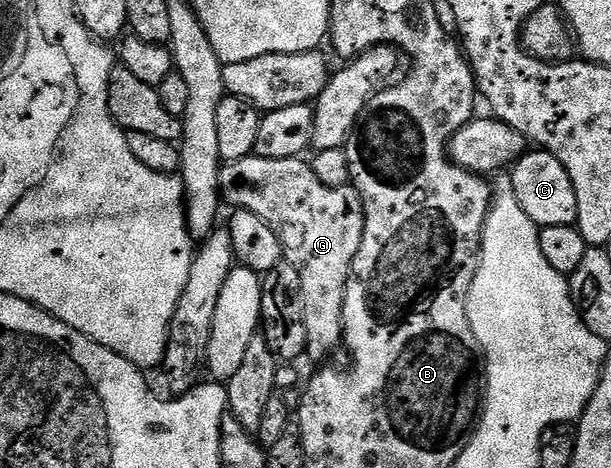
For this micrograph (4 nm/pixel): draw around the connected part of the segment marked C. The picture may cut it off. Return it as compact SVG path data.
M528 150L512 165L510 179L514 198L518 198L518 206L526 210L526 218L530 218L543 230L545 228L570 228L578 218L578 197L574 194L574 182L570 174L566 174L566 166L554 158L554 154L543 150Z

